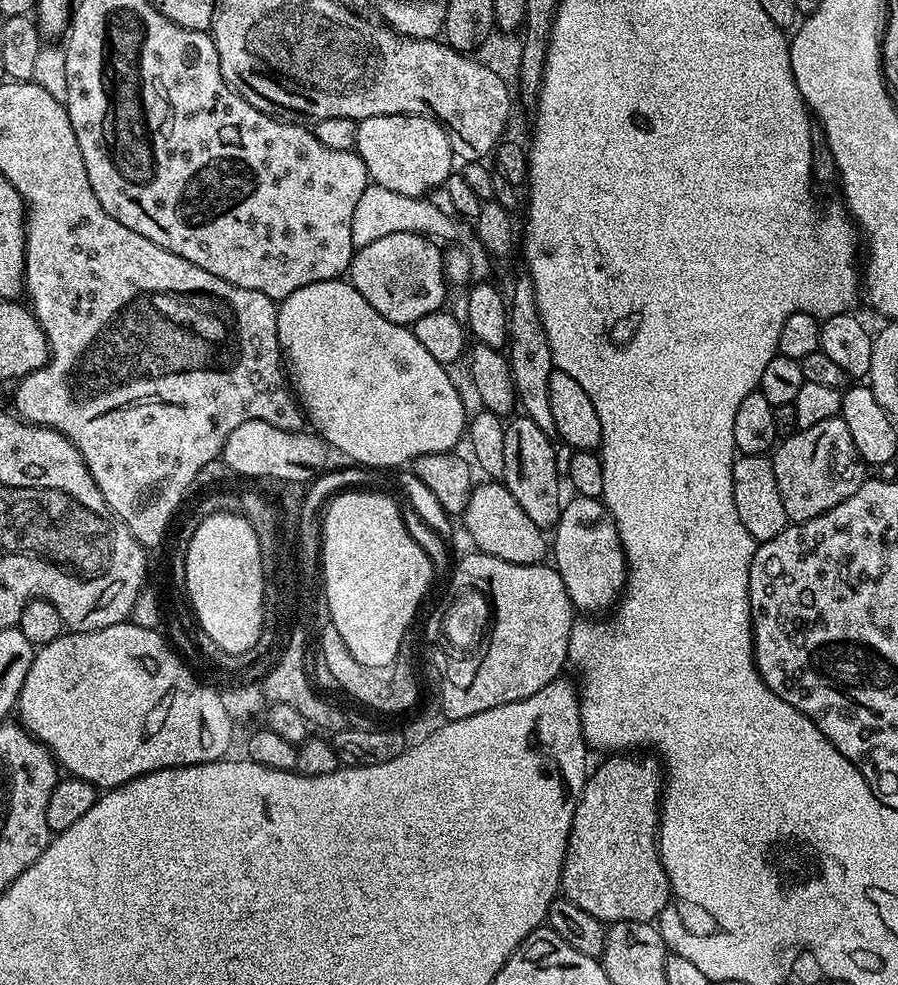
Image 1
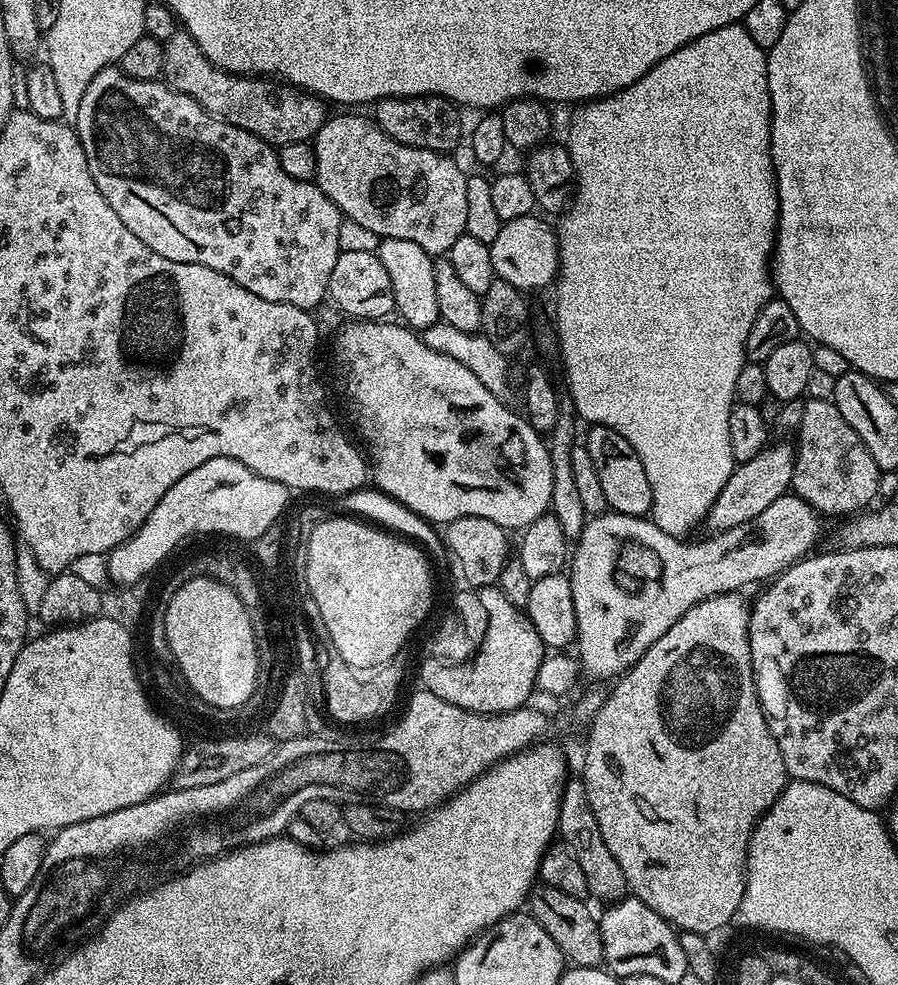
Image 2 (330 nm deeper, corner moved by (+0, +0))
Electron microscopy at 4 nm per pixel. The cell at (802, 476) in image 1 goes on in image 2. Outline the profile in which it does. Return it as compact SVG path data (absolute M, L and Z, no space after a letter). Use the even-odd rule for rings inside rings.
M828 398L806 399L798 433L800 437L794 440L796 465L791 491L825 517L847 518L867 509L880 492L882 473L874 458L870 458L870 450L862 446L862 438L858 438L850 422L842 418L838 406Z

